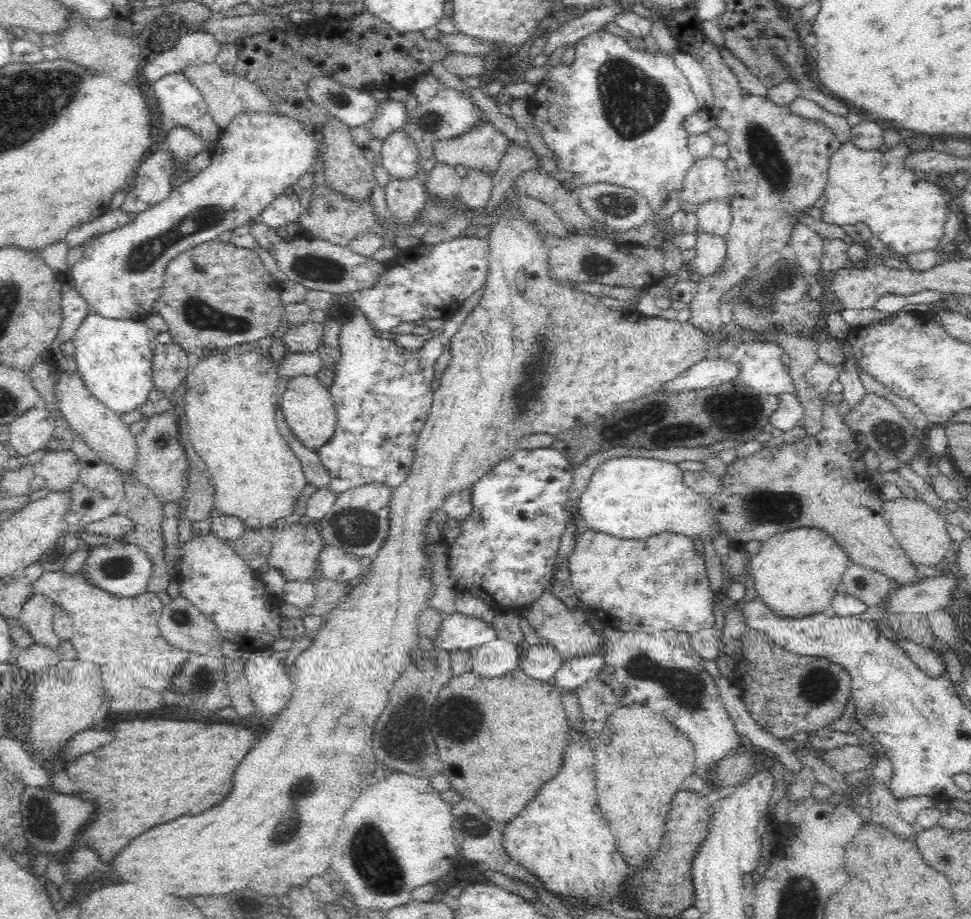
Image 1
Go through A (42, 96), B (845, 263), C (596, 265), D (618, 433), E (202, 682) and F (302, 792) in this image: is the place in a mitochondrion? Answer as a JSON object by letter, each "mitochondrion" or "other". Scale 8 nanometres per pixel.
{"A":"mitochondrion","B":"other","C":"mitochondrion","D":"other","E":"mitochondrion","F":"mitochondrion"}

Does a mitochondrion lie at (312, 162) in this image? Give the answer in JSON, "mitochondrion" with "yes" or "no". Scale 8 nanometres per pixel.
{"mitochondrion":"no"}

